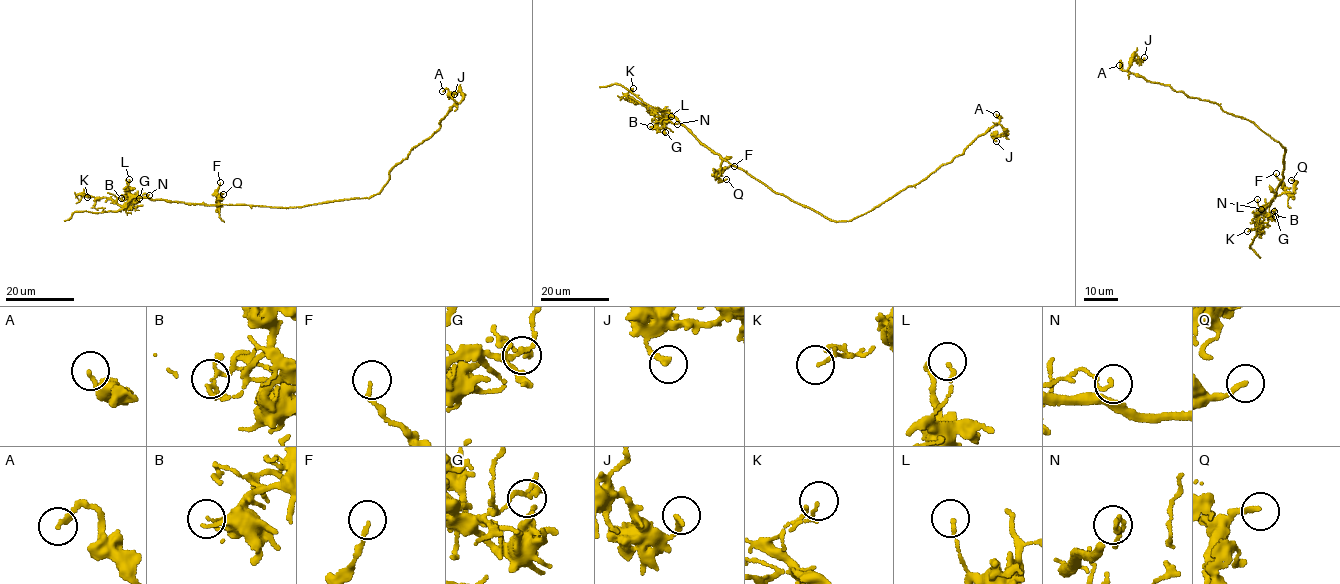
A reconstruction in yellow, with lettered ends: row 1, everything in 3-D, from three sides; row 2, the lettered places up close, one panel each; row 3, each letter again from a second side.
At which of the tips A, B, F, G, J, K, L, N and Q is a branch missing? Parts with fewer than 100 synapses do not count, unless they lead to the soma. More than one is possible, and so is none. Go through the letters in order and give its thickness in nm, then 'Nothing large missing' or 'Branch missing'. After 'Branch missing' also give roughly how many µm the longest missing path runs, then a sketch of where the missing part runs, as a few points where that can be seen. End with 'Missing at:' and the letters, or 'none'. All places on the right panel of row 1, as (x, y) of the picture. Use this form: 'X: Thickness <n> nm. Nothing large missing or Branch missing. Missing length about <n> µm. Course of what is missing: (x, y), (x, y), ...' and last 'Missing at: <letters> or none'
A: Thickness 160 nm. Nothing large missing
B: Thickness 150 nm. Nothing large missing
F: Thickness 130 nm. Nothing large missing
G: Thickness 190 nm. Nothing large missing
J: Thickness 200 nm. Nothing large missing
K: Thickness 100 nm. Nothing large missing
L: Thickness 120 nm. Nothing large missing
N: Thickness 120 nm. Nothing large missing
Q: Thickness 180 nm. Nothing large missing
Missing at: none

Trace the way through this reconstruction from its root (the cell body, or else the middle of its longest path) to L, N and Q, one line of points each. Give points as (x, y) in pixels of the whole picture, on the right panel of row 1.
L: (1285, 161), (1284, 178), (1273, 201), (1256, 216), (1264, 211), (1257, 199)
N: (1285, 161), (1284, 178), (1273, 201), (1256, 216), (1263, 213), (1261, 209)
Q: (1285, 161), (1284, 178), (1275, 196), (1293, 192), (1294, 181), (1291, 180)

